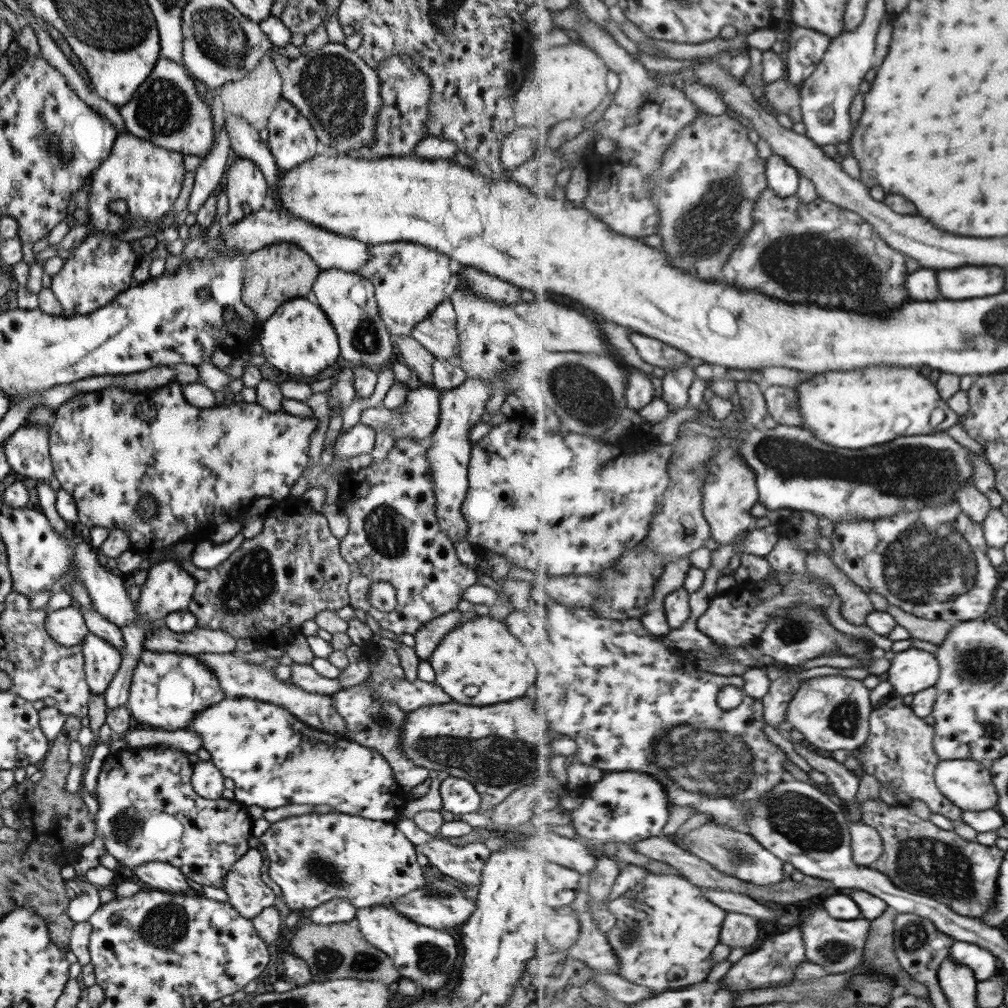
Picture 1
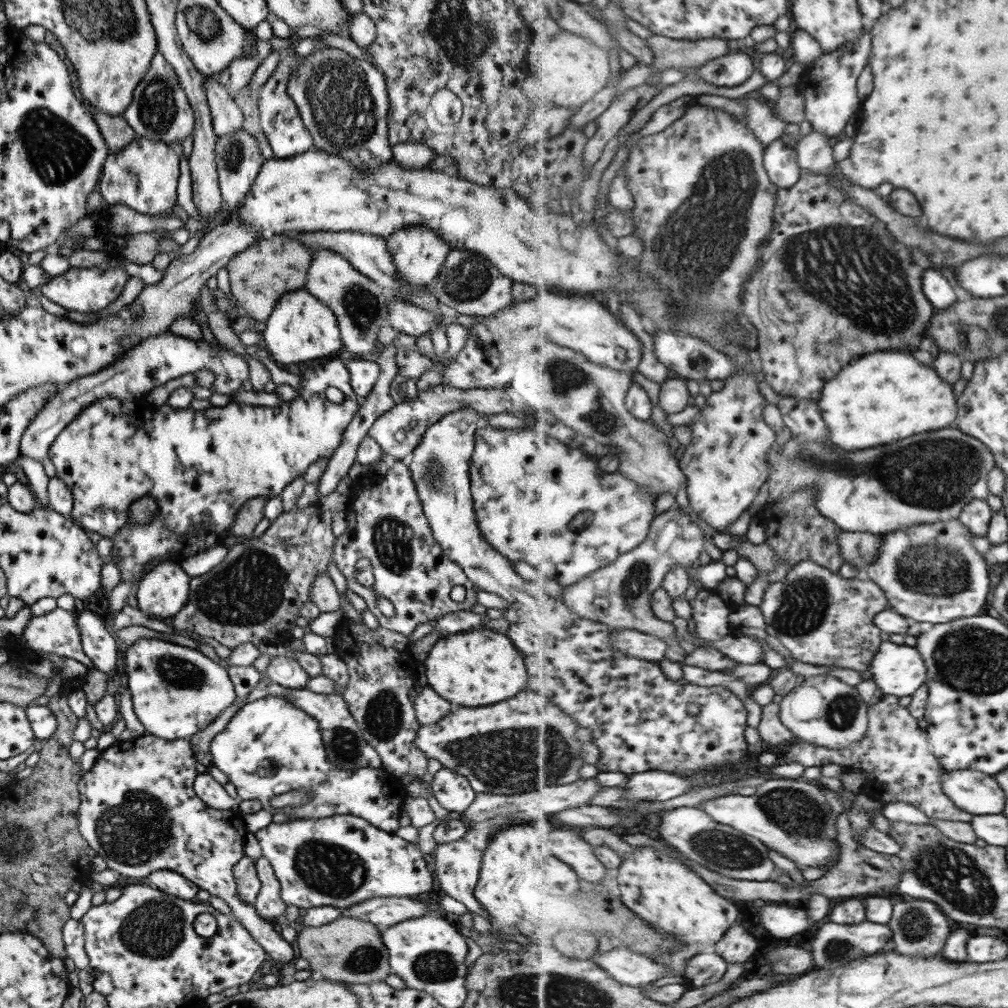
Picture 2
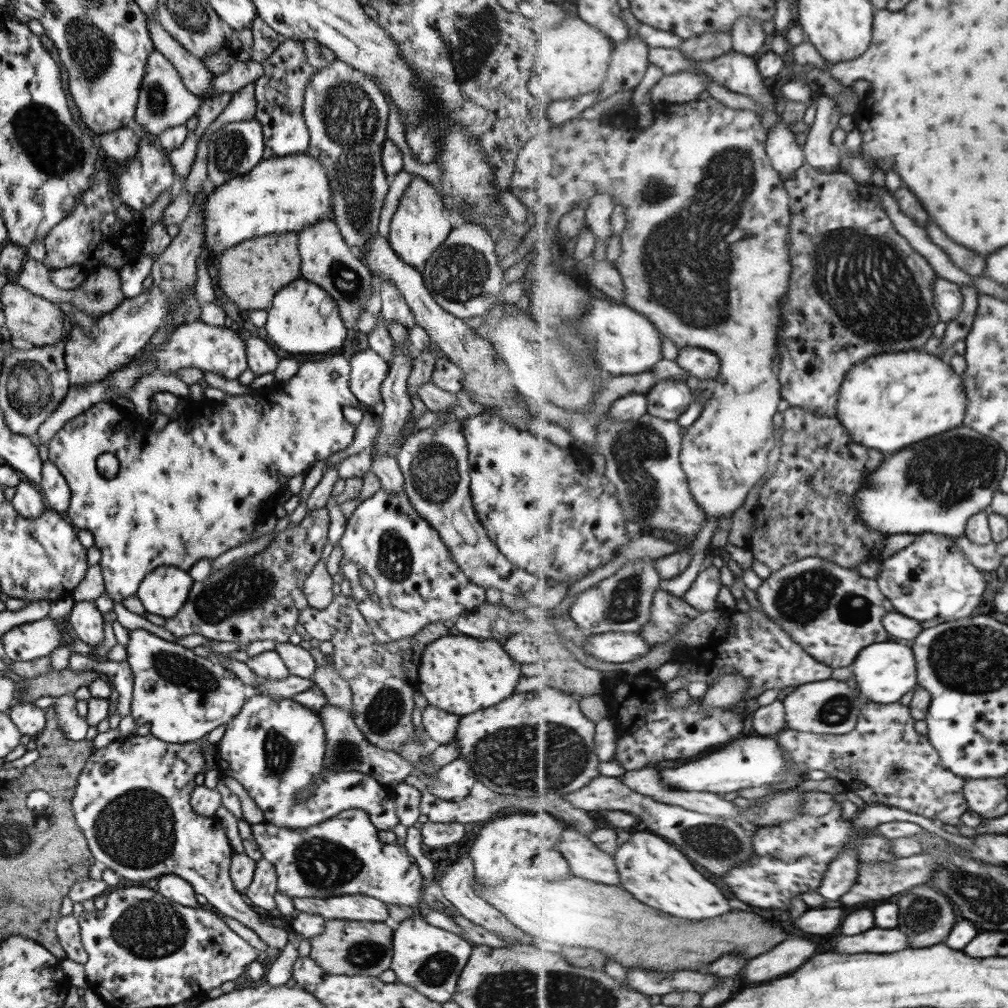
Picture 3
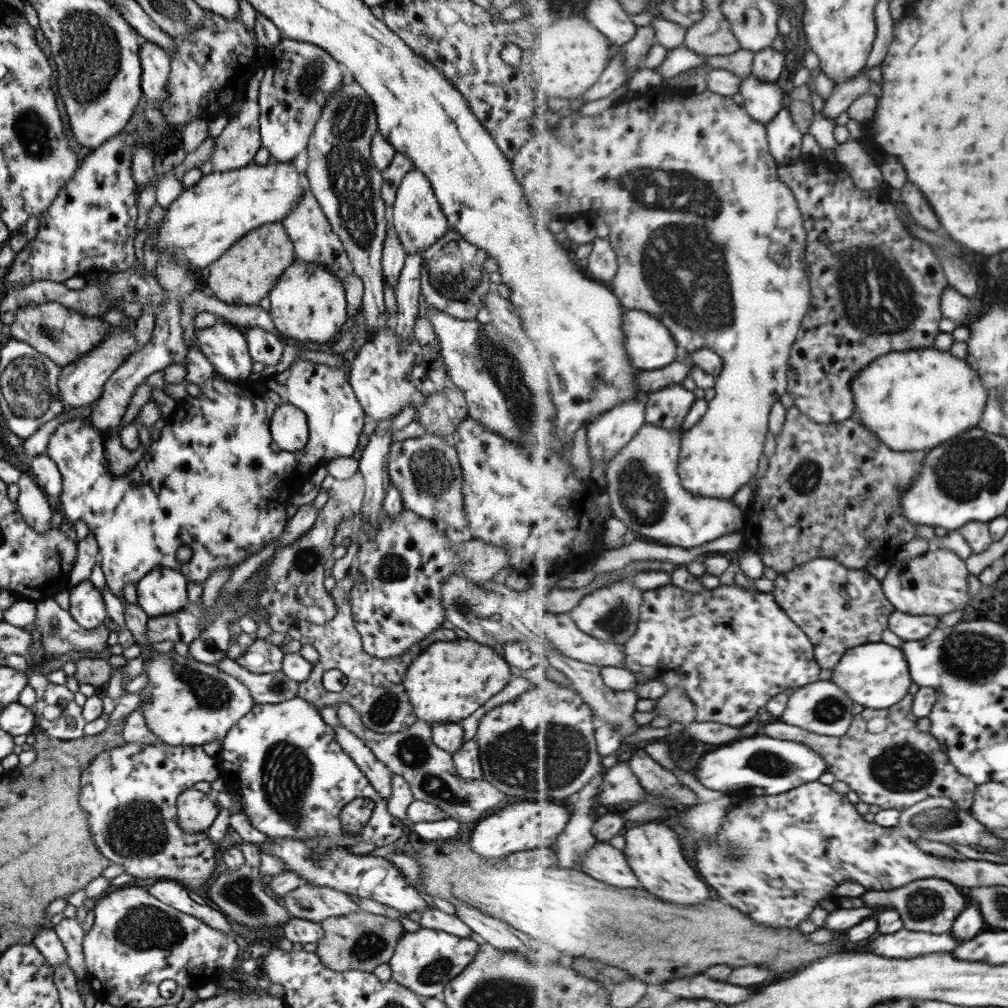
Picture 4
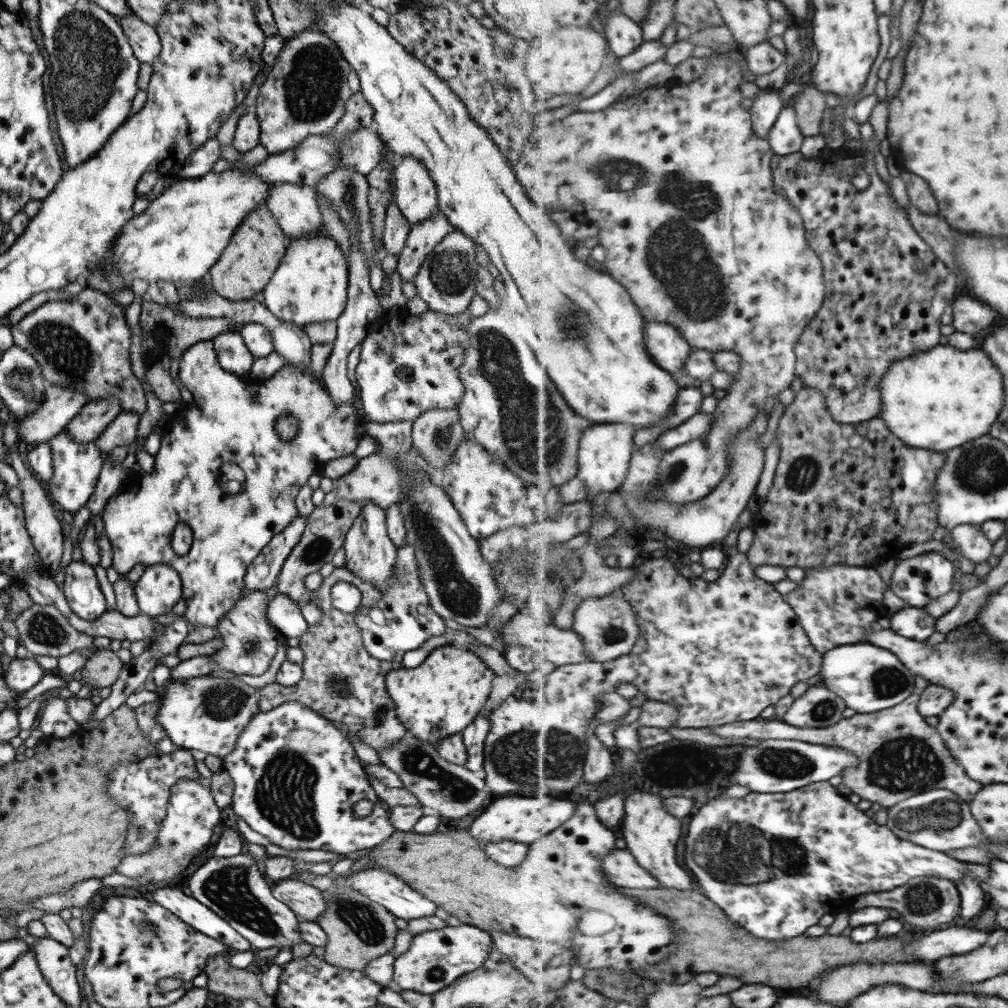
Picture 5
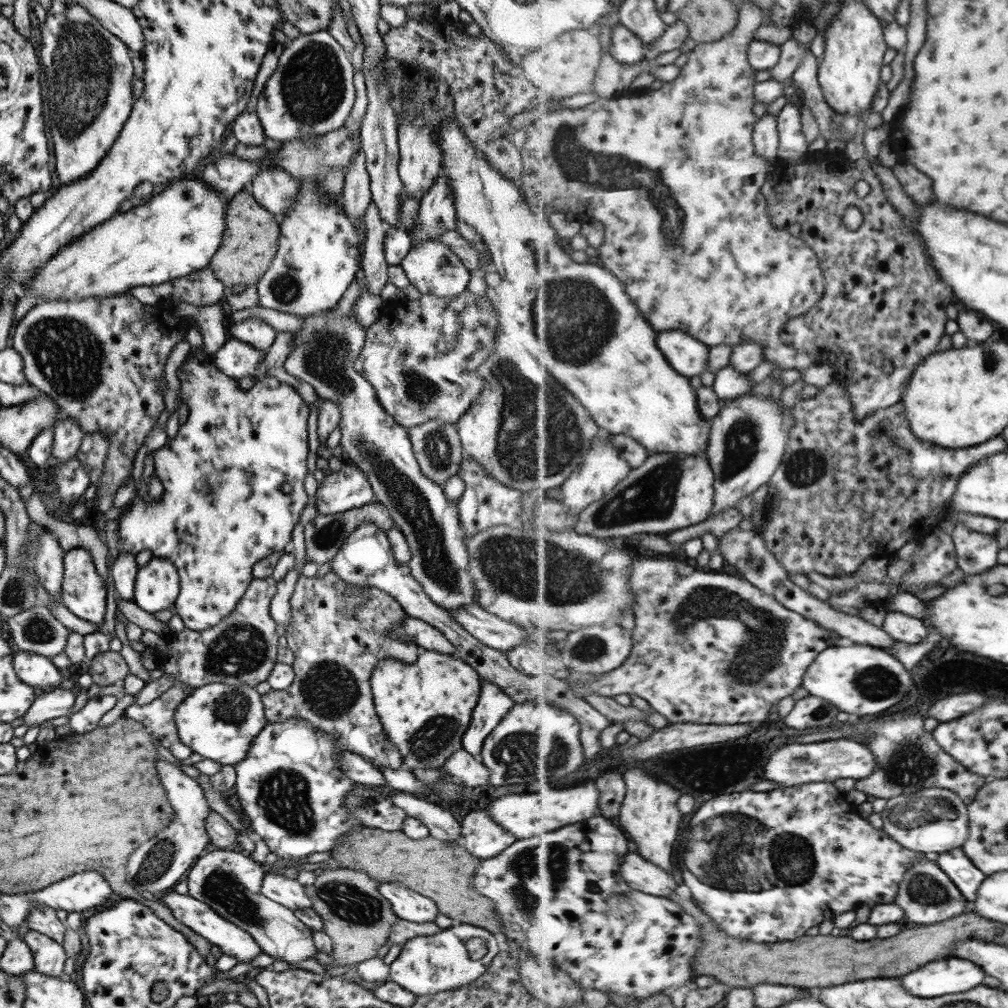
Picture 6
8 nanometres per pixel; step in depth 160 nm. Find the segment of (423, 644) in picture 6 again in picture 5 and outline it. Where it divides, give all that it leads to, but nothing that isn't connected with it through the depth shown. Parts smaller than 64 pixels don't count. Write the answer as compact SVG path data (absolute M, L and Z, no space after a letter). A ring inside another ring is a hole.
M408 544L396 549L396 565L389 577L388 587L382 592L382 597L370 607L361 607L355 615L363 648L369 656L382 661L399 662L403 653L415 650L419 645L431 638L443 634L444 621L431 610L425 591L419 581L413 548Z

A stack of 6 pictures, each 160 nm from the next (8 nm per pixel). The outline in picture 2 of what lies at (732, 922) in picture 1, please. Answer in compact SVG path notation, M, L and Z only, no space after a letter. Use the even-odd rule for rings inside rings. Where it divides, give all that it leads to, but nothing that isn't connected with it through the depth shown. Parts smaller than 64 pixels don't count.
M737 924L735 928L731 928L725 934L725 940L721 940L721 944L715 946L717 954L721 954L729 964L743 964L747 962L759 948L759 940L747 932L741 924Z

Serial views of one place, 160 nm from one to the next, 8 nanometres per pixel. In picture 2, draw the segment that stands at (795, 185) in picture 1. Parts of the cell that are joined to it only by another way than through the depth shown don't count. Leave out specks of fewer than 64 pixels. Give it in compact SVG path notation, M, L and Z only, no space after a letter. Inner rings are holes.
M777 139L766 147L764 165L773 184L781 189L794 187L802 177L798 152L785 139Z

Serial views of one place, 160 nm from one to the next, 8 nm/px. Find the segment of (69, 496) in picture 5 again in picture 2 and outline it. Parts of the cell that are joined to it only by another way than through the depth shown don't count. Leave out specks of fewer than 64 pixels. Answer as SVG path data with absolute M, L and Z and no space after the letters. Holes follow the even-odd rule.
M333 359L323 364L323 366L306 369L300 377L303 380L300 380L301 388L296 390L297 396L290 401L283 401L279 403L279 406L272 406L271 408L268 406L229 402L227 394L219 393L209 394L209 397L205 398L205 404L201 404L201 408L173 408L166 402L160 407L153 407L151 403L147 401L141 402L137 398L119 400L118 398L106 396L105 398L94 400L89 406L86 406L59 432L59 435L57 435L55 441L49 447L48 459L55 468L56 477L66 484L66 487L72 494L72 509L70 510L69 517L86 532L97 532L102 538L108 538L112 542L110 553L114 558L112 562L119 569L121 583L131 583L133 581L133 583L138 584L144 576L143 572L141 572L144 568L143 566L158 556L170 556L170 558L173 556L173 560L178 562L178 560L193 556L206 548L211 548L222 543L222 540L227 536L228 528L235 518L235 513L244 502L258 496L266 496L268 499L277 496L285 488L285 485L293 482L295 478L302 476L305 469L314 460L331 456L331 453L340 444L343 431L345 431L345 428L349 425L349 421L358 409L360 399L352 391L349 374L342 359ZM327 386L338 388L344 396L344 401L342 403L331 403L325 399L323 390ZM142 496L155 498L157 500L155 502L157 510L149 522L135 524L128 517L128 508Z

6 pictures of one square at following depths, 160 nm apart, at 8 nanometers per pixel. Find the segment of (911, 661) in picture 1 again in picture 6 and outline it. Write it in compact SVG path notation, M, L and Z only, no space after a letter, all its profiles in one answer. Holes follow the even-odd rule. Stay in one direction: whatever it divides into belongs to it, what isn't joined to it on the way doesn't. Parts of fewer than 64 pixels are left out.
M847 642L821 652L808 668L802 686L807 688L809 695L831 700L830 703L841 712L859 718L885 712L887 708L899 704L909 694L913 680L907 668L901 664L901 659L895 658L889 650Z

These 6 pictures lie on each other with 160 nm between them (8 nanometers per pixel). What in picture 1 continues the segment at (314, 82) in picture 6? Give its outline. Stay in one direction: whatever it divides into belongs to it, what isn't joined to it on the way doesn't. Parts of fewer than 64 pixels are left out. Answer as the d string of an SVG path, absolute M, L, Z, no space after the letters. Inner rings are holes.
M279 100L267 117L269 152L281 171L304 163L315 155L315 133L307 119L287 100Z

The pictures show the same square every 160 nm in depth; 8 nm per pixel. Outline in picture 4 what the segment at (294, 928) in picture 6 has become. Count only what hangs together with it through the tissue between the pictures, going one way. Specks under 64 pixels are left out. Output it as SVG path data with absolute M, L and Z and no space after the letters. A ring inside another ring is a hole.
M243 841L239 845L239 850L244 859L243 864L236 869L226 868L218 873L218 876L213 875L212 881L208 882L206 888L207 898L215 904L223 916L225 915L239 926L261 928L287 923L291 918L287 910L279 906L279 901L273 900L263 891L265 883L259 875L261 857L259 857L258 846Z

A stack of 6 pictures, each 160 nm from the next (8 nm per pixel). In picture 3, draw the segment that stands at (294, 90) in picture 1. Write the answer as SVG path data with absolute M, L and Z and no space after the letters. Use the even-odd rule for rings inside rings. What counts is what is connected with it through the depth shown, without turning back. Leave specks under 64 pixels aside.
M336 58L325 68L316 69L303 92L302 115L308 130L308 147L305 153L320 162L325 170L332 192L332 220L357 259L362 258L362 254L366 252L368 240L378 234L377 218L389 186L389 177L383 172L380 163L387 112L387 102L377 83Z

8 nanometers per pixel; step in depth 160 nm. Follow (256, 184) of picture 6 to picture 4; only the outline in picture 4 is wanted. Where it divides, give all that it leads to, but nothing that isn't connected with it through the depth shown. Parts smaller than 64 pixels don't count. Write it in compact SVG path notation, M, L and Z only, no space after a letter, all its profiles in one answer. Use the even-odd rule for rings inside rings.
M311 191L304 192L304 195L293 205L280 223L292 242L295 259L323 265L340 280L340 283L344 283L343 279L352 271L350 260L345 258L346 252L343 252L341 241L333 234L328 220L323 216L321 207Z

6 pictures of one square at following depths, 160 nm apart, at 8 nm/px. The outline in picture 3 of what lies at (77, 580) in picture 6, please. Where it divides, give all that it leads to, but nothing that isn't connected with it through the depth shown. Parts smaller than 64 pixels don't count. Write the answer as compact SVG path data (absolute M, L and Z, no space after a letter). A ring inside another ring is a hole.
M92 600L74 601L68 623L79 640L97 648L103 641L103 619Z

